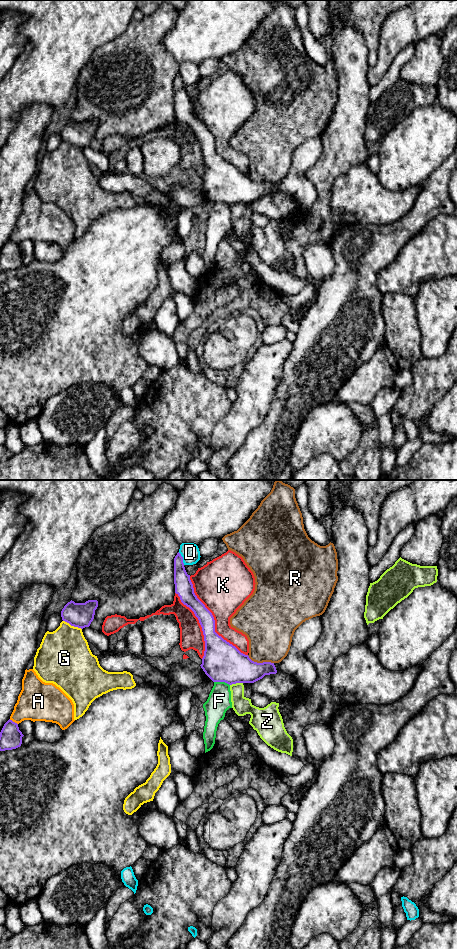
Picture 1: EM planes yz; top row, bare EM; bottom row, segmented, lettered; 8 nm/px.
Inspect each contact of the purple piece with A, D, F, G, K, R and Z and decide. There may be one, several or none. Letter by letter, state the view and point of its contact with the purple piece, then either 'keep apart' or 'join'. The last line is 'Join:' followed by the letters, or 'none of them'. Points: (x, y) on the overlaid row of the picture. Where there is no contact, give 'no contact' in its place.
A: contact yz (12, 721); keep apart
D: contact yz (182, 558); keep apart
F: contact yz (222, 681); keep apart
G: contact yz (72, 625); keep apart
K: contact yz (214, 620); keep apart
R: contact yz (260, 663); keep apart
Z: contact yz (236, 682); keep apart
Join: none of them

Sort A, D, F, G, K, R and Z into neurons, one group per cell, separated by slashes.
A / D / F / G / K / R / Z

